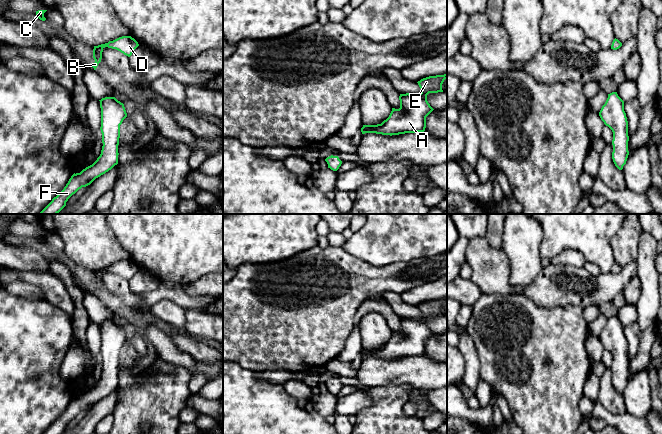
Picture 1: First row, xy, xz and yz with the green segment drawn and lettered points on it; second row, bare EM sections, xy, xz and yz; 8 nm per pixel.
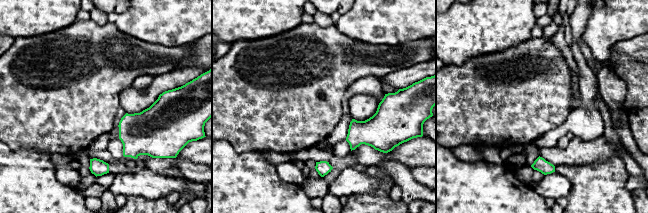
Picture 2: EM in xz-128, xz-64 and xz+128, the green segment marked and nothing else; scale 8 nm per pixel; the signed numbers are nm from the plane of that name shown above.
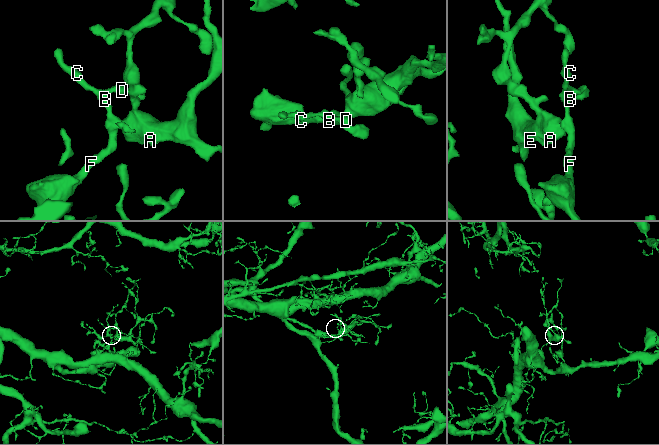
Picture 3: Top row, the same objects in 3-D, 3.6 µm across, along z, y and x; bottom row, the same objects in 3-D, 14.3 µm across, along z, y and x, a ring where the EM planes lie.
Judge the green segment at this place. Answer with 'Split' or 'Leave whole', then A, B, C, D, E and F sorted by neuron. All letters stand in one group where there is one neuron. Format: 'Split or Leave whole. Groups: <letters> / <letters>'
Leave whole. Groups: A B C D E F

